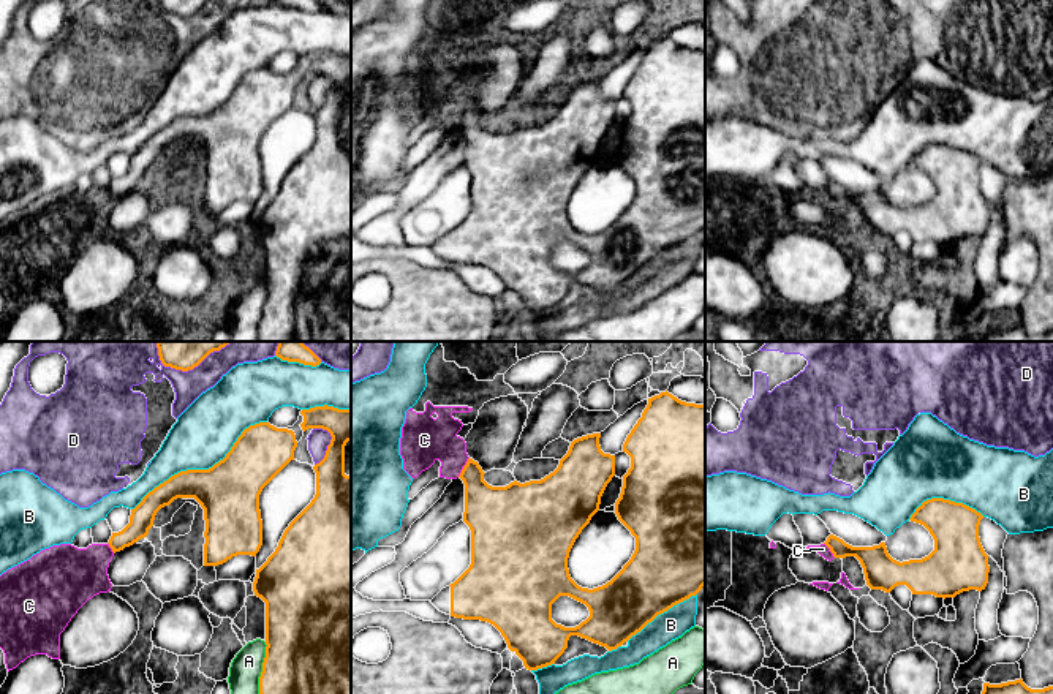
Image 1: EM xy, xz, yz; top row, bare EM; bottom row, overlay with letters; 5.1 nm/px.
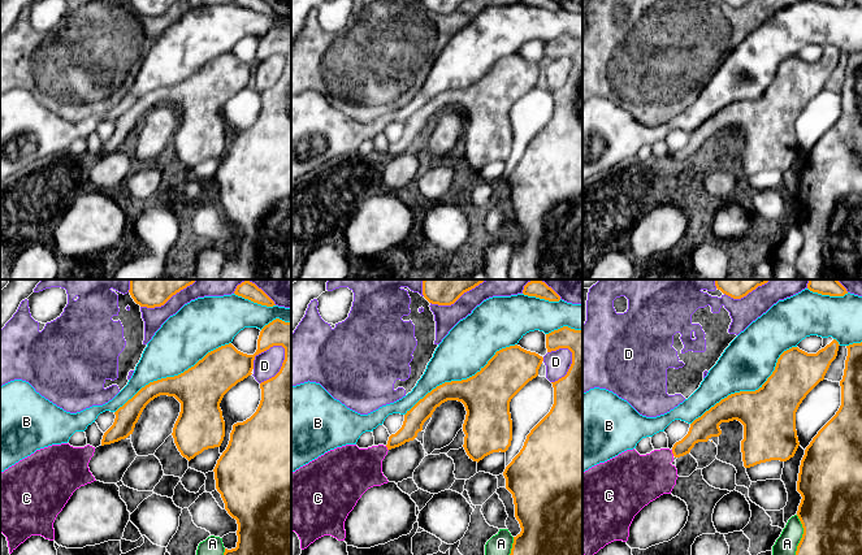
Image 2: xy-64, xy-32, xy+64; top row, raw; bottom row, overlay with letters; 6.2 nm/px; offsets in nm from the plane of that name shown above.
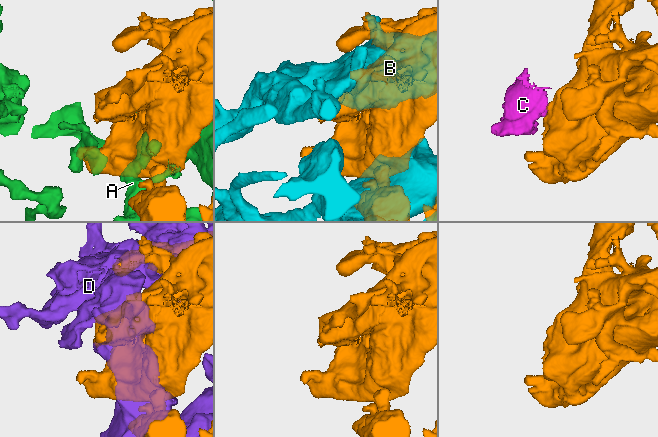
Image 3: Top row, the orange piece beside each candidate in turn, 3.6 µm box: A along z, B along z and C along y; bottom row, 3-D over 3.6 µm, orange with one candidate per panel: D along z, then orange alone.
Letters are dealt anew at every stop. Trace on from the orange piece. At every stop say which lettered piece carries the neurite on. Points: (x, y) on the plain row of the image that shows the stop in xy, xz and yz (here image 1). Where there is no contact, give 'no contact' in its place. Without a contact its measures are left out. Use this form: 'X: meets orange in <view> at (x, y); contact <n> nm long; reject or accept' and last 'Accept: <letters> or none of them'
A: meets orange in xy at (263, 315); contact 280 nm long; reject
B: meets orange in xy at (201, 116); contact 800 nm long; reject
C: meets orange in xz at (464, 113); contact 120 nm long; reject
D: meets orange in xy at (328, 92); contact 200 nm long; reject
Accept: none of them

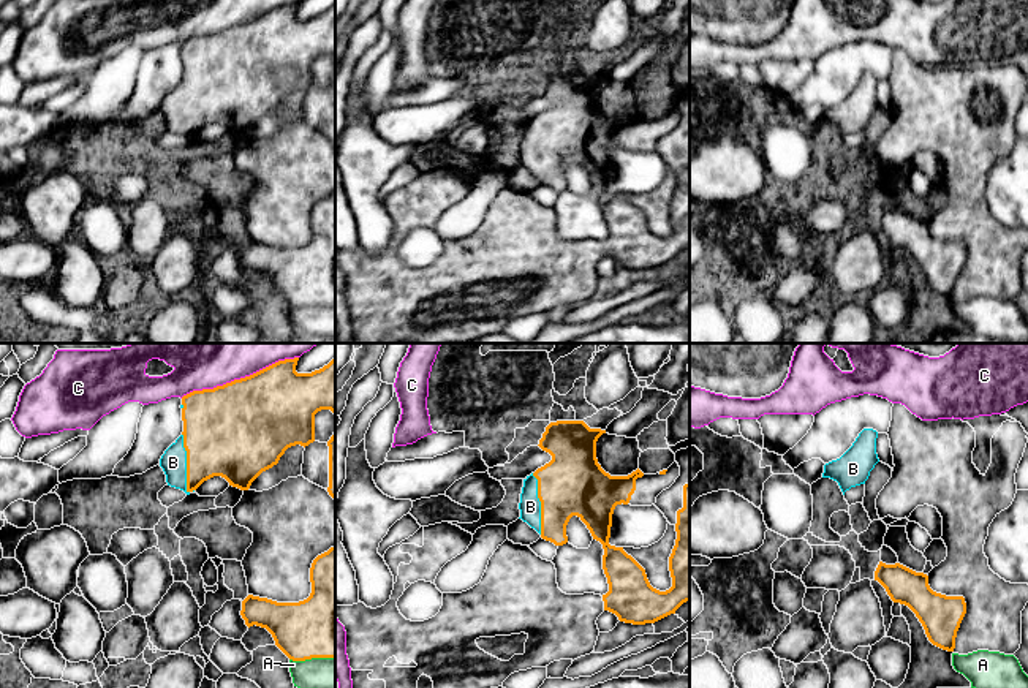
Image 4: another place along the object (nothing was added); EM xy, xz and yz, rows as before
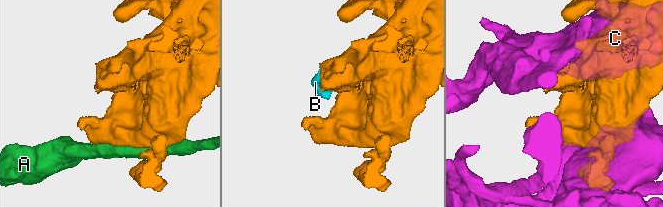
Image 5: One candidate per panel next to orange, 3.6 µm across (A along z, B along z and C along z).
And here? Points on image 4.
A: meets orange in xy at (312, 302); contact 240 nm long; reject
B: meets orange in xz at (541, 149); contact 320 nm long; accept
C: meets orange in xy at (241, 24); contact 650 nm long; reject
Accept: B

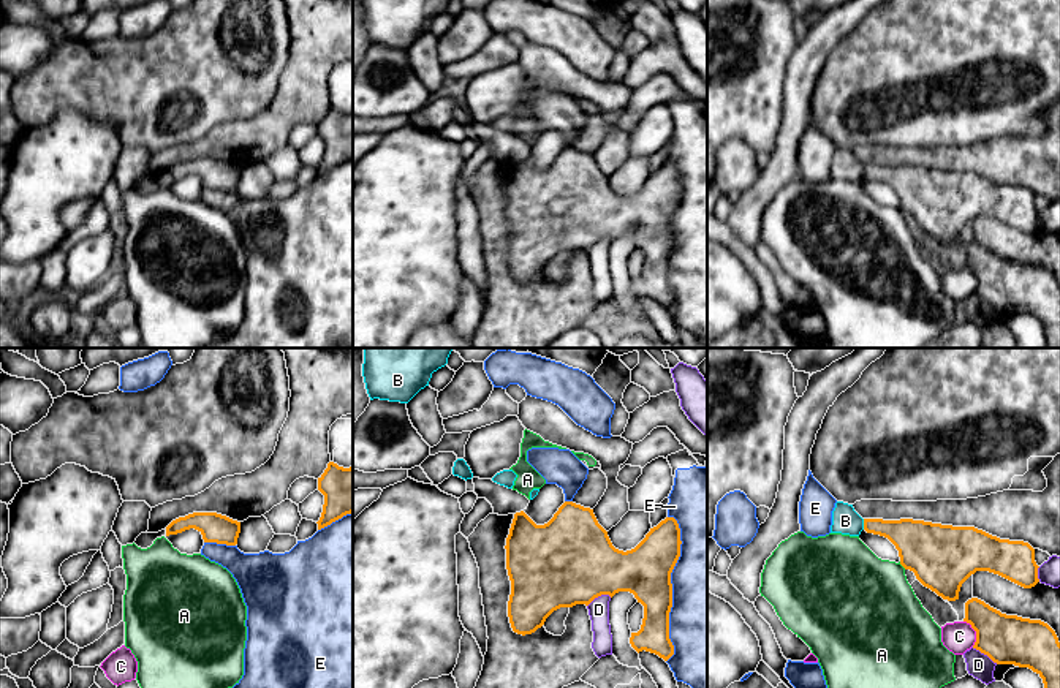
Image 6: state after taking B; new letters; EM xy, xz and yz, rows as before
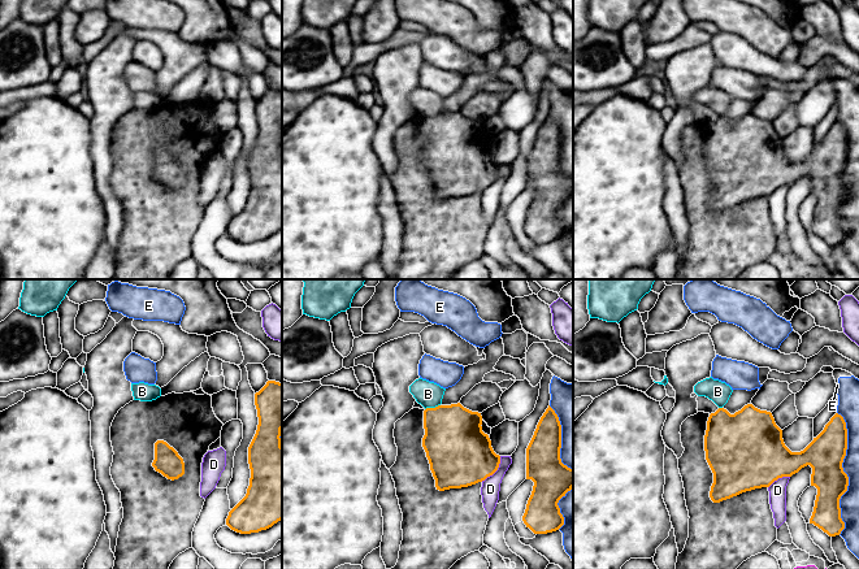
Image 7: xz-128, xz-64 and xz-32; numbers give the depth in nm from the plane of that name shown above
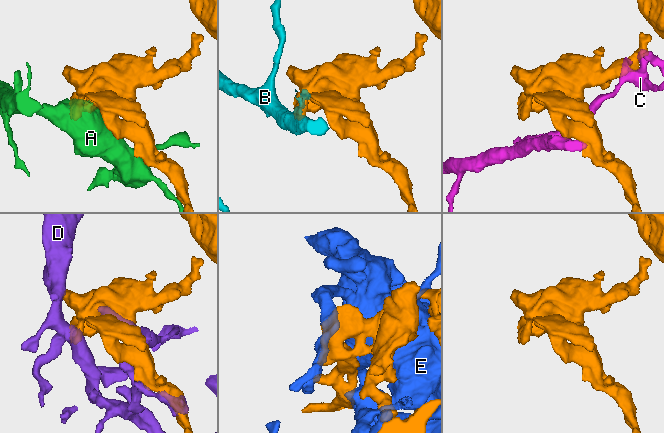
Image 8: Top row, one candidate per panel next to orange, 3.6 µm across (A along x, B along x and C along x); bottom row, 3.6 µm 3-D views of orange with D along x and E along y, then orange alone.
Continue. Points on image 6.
A: meets orange in yz at (902, 211); contact 50 nm long; reject
B: meets orange in yz at (864, 170); contact 60 nm long; reject
C: meets orange in yz at (976, 279); contact 140 nm long; reject
D: meets orange in yz at (984, 299); contact 160 nm long; reject
E: meets orange in xz at (671, 234); contact 750 nm long; reject
Accept: none of them

